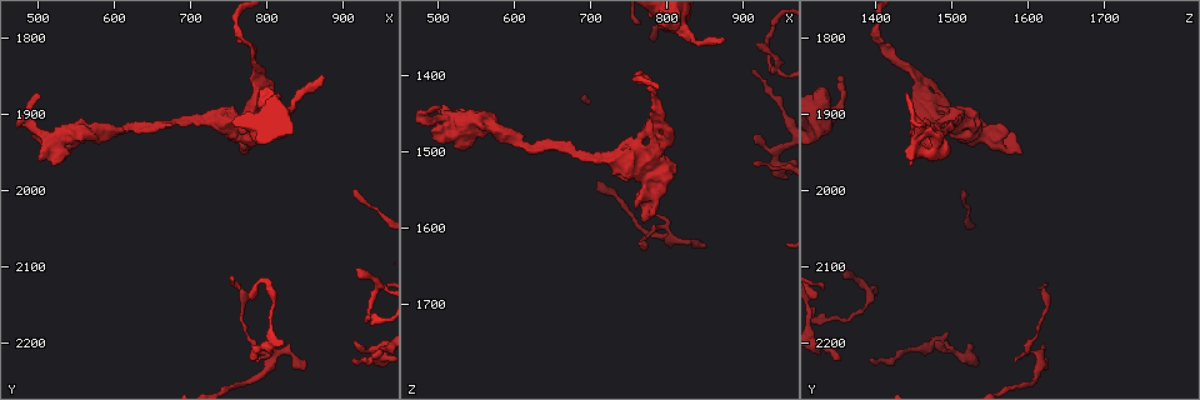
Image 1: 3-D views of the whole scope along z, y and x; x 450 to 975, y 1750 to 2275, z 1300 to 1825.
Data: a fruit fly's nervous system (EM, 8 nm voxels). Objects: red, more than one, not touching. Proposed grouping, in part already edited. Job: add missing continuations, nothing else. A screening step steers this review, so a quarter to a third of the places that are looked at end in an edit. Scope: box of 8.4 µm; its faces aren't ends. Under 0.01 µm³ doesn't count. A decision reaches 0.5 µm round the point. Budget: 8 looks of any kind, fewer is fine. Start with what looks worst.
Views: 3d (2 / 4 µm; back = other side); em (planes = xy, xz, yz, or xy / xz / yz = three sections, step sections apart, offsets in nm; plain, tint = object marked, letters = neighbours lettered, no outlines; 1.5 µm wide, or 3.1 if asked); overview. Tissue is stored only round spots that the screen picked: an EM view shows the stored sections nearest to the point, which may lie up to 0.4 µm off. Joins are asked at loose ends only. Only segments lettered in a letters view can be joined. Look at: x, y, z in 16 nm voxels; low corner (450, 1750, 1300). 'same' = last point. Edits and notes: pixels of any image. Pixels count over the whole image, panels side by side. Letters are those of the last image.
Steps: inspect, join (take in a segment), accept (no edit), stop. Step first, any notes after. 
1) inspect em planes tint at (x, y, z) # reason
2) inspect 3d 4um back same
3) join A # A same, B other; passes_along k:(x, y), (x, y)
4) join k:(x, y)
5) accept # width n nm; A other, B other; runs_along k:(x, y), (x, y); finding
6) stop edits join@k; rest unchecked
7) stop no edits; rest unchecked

inspect 3d 2um at (770, 1950, 1585) # free end

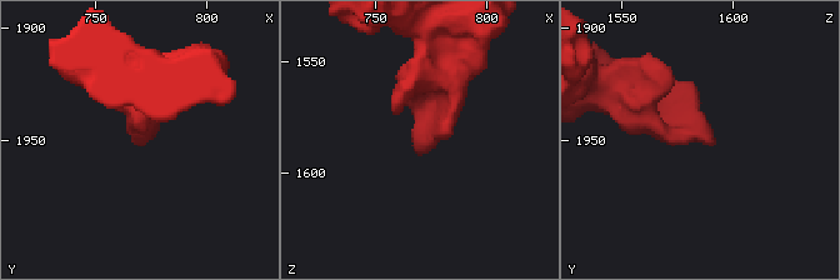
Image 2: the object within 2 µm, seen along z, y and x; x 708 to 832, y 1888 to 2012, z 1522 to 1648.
inspect em planes tint at (769, 1949, 1589)

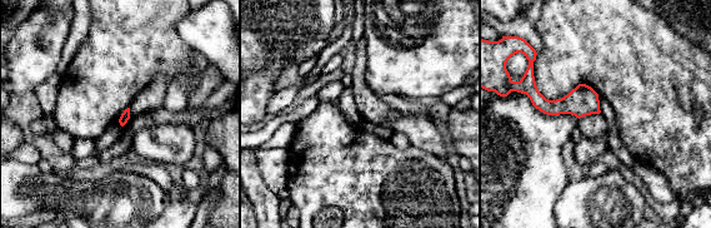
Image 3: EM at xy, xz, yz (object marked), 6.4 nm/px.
inspect em planes letters same

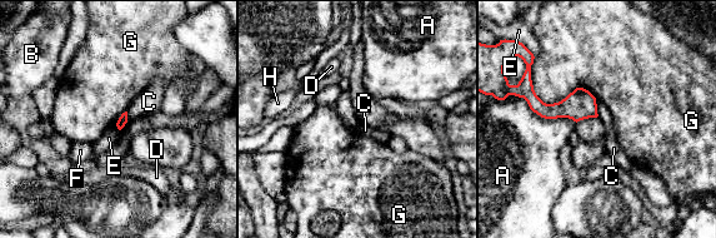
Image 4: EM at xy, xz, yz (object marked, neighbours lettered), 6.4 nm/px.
accept # A other, B other, C other, D other, E other, F other, G other, H other; border 4:(530, 68), (546, 103), (596, 98); none of them fits

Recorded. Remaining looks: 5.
inspect em 3.1um planes letters at (875, 1855, 1355) # an open end

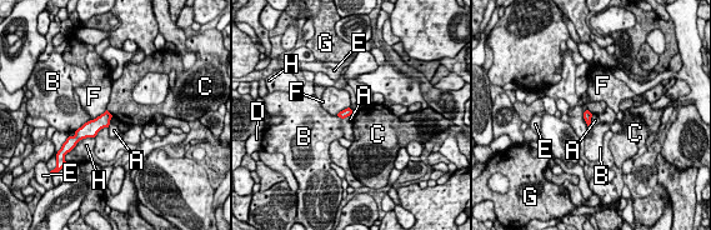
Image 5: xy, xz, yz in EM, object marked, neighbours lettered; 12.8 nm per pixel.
accept # A other, B other, C other, D other, E other, F other, G other, H other; border 5:(592, 114), (591, 123), (587, 126); no lettered segment goes on from it

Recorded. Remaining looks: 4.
inspect 3d 2um at (500, 1960, 1450) # an open end

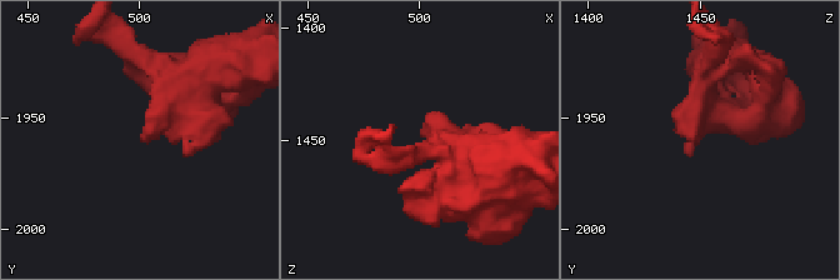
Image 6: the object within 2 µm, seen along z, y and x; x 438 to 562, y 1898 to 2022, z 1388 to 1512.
inspect em xy step 8 tint at (502, 1962, 1449) # need the tissue

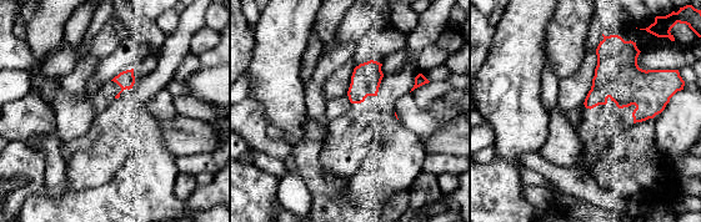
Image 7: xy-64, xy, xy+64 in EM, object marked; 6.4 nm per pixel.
inspect em xz step 8 letters same

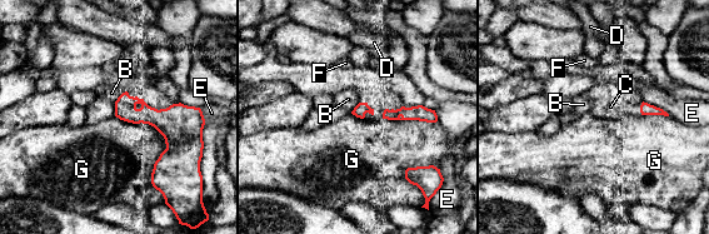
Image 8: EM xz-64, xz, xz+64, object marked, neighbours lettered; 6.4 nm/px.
join C # B other, C same, D other, E other, F other, G other; passes_along 8:(362, 108), (364, 103), (364, 94); it goes on there

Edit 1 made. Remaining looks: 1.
stop edits join@8; rest unchecked

